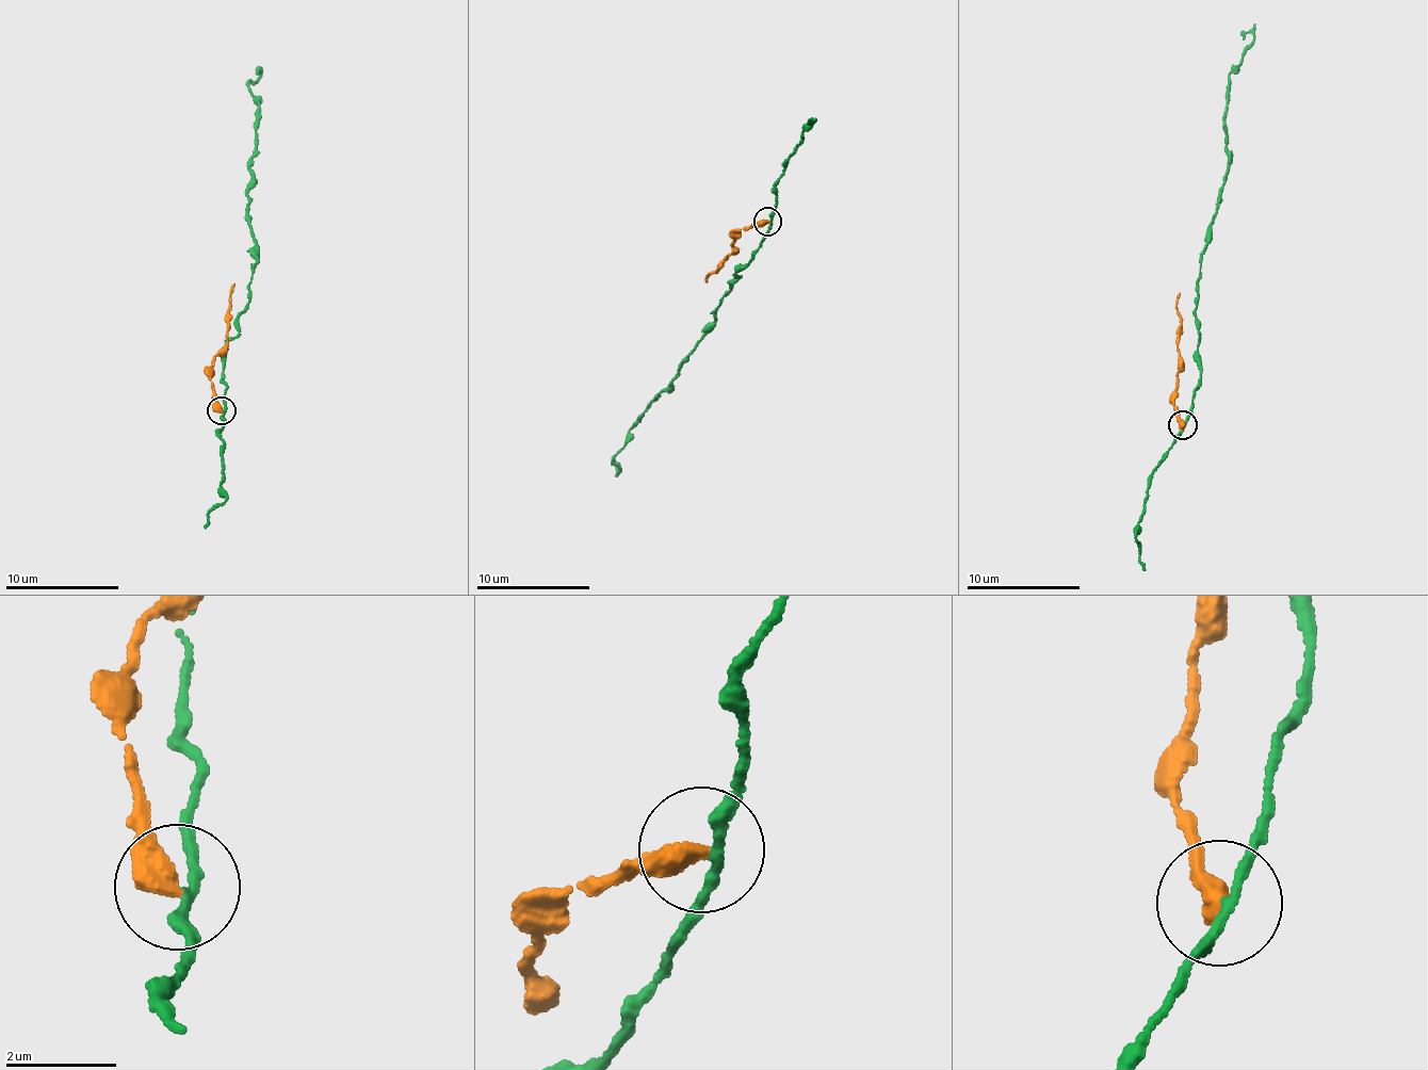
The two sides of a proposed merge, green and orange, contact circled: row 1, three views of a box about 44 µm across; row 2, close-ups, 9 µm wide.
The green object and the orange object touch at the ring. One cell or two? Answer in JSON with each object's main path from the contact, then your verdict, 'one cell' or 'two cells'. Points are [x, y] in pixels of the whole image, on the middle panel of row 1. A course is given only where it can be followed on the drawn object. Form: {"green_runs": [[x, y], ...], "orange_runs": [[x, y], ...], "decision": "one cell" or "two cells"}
{"green_runs": [[769, 222], [755, 256], [728, 284], [714, 321], [671, 383], [629, 427], [614, 456], [619, 471], [612, 459]], "orange_runs": [[766, 221], [740, 229], [732, 236], [733, 249], [704, 277], [707, 281]], "decision": "two cells"}

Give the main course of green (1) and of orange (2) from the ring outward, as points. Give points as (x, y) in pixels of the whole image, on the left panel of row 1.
1: (224, 410), (224, 351), (239, 333), (256, 261), (247, 192), (258, 101), (249, 82), (259, 76), (257, 69)
2: (221, 409), (210, 377), (210, 366), (226, 344), (230, 288), (236, 284)

